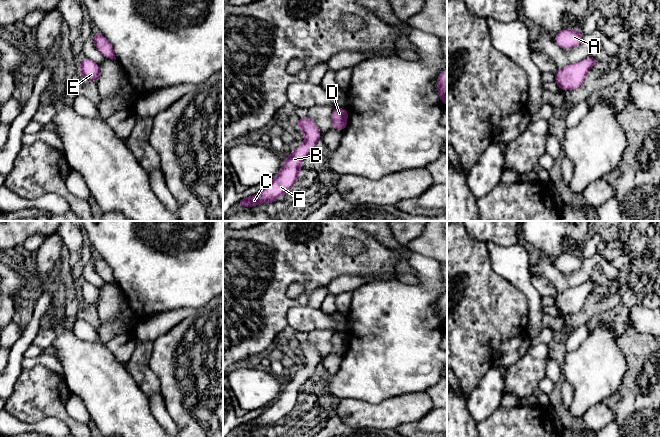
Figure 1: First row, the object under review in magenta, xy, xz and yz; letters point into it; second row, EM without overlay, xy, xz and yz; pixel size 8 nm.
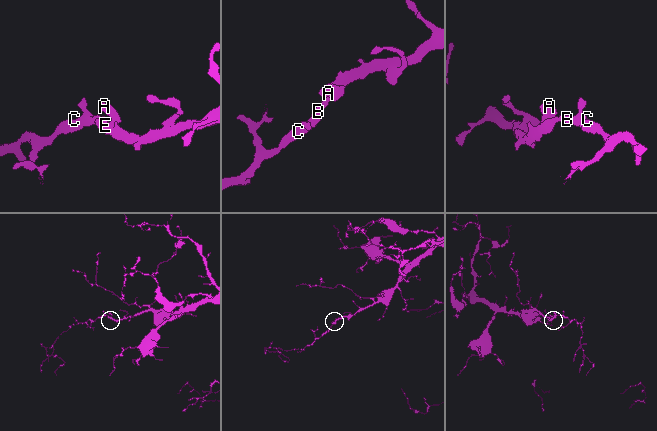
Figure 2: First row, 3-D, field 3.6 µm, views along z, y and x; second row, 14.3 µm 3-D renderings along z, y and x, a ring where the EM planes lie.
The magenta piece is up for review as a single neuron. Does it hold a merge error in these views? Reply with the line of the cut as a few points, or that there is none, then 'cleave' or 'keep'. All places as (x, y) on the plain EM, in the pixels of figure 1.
no cut; keep

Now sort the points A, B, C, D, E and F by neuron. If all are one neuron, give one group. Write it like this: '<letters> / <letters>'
A B C D E F

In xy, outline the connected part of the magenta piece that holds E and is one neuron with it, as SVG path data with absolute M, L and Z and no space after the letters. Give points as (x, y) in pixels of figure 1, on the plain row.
M84 282L80 285L79 297L88 305L93 305L97 307L100 300L99 289L88 282Z

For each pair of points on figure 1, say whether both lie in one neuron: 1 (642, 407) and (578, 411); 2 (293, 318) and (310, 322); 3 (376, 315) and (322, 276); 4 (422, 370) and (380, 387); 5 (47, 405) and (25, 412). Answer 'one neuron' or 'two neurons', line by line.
1: two neurons
2: one neuron
3: two neurons
4: one neuron
5: one neuron

